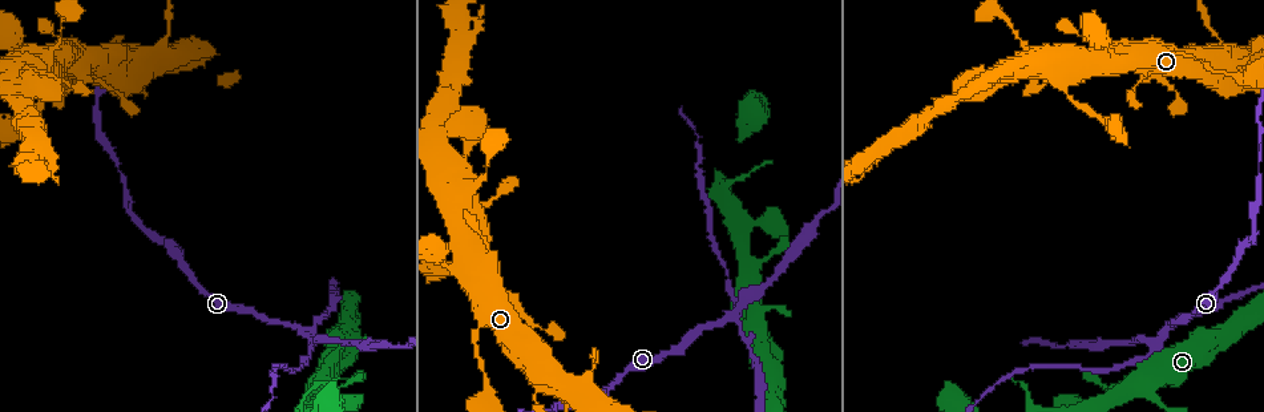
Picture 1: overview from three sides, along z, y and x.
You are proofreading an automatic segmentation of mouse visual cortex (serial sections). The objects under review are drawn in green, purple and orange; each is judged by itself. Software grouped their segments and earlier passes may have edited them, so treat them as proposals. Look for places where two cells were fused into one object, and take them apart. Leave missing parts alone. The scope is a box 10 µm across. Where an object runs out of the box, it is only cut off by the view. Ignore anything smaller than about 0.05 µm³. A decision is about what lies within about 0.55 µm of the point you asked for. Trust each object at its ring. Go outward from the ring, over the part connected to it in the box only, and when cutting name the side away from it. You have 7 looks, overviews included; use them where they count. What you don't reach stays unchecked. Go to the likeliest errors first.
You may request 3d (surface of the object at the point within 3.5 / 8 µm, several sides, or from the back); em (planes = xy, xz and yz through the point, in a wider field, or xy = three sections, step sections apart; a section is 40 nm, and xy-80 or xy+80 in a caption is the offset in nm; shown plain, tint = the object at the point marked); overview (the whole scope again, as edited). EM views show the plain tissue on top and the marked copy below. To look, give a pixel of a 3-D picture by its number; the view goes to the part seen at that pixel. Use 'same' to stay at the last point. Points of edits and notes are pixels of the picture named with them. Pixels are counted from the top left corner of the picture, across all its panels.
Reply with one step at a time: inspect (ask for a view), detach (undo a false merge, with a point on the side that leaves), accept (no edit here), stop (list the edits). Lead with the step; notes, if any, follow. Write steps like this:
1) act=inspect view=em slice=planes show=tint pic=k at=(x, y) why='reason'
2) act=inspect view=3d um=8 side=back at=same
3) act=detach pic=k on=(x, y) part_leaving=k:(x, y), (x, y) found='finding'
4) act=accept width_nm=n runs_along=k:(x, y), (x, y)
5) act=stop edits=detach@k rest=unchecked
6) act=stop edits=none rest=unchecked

act=inspect view=3d um=3.5 side=back pic=1 at=(310, 337) why='sharp bend'

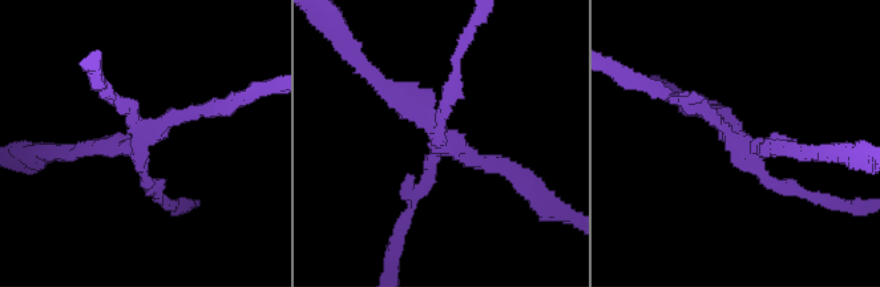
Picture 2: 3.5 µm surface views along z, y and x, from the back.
act=inspect view=em slice=xy step=3 show=tint pic=2 at=(441, 139) arms=4 arm_widths_nm=150,150,200,250

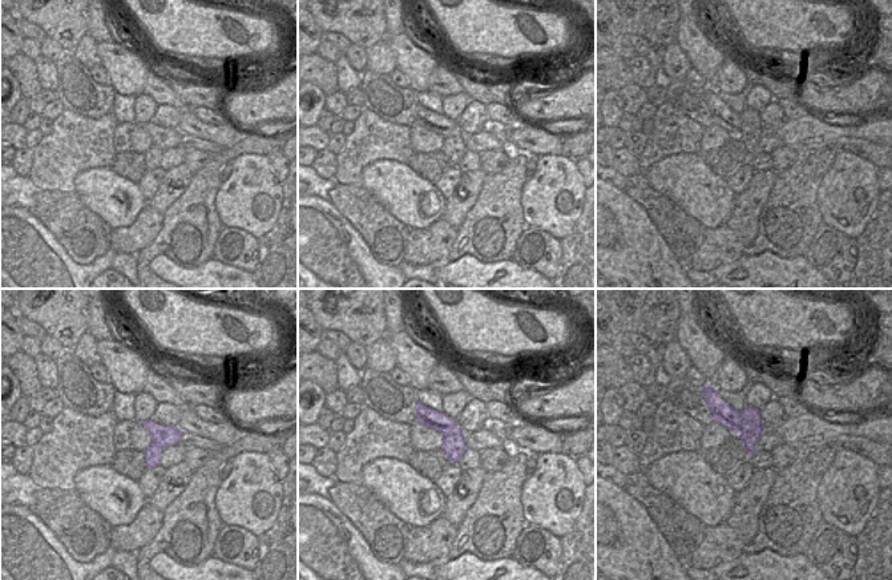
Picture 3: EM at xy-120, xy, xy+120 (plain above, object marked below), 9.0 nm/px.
act=inspect view=em slice=xy step=1 show=tint at=same why='another direction'

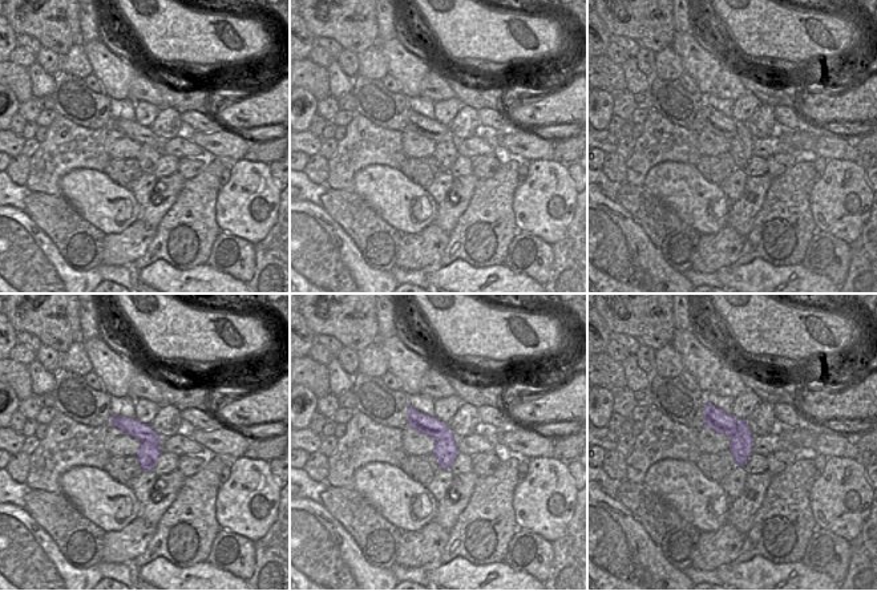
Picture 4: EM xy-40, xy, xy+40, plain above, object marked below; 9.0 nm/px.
act=detach pic=2 on=(448, 88) border=4:(738, 421), (738, 430), (731, 437) found='a second cell is stuck on'

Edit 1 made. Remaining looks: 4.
act=inspect view=3d um=3.5 pic=1 at=(1064, 79) why='sudden change in width'

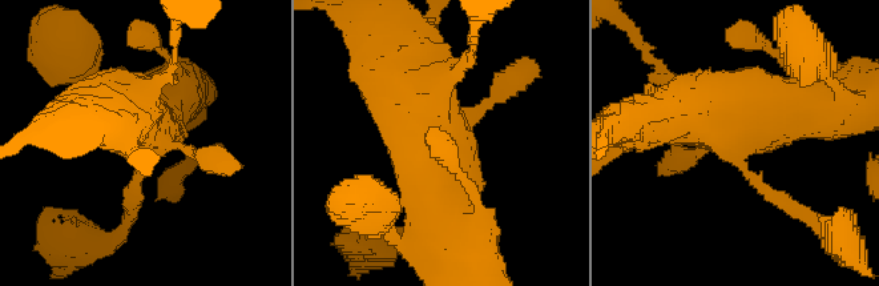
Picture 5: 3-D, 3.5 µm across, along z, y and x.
act=inspect view=em slice=xy step=2 show=tint pic=5 at=(734, 140) why='now the EM'

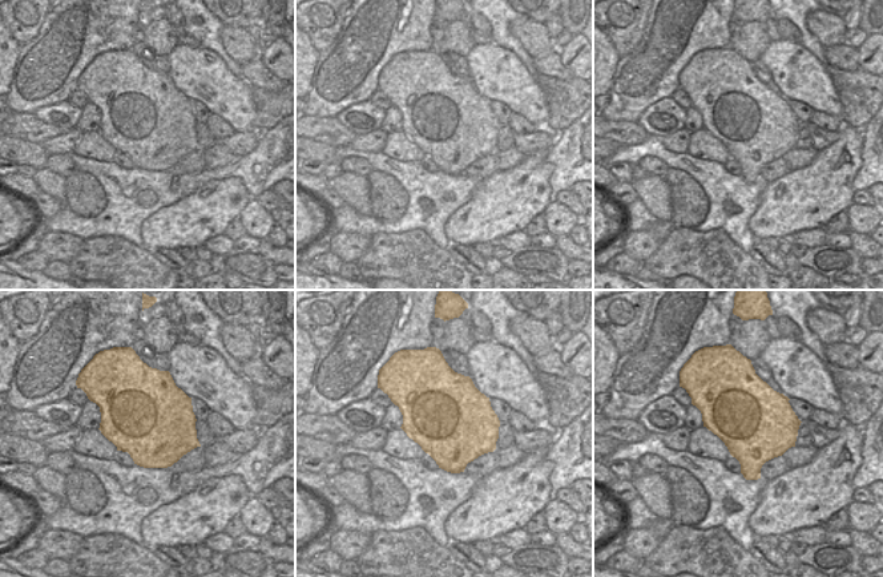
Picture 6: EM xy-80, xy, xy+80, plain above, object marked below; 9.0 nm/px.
act=accept runs_along=5:(442, 217), (398, 49) found='one cell here'

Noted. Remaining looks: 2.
act=stop edits=detach@2 rest=unchecked

